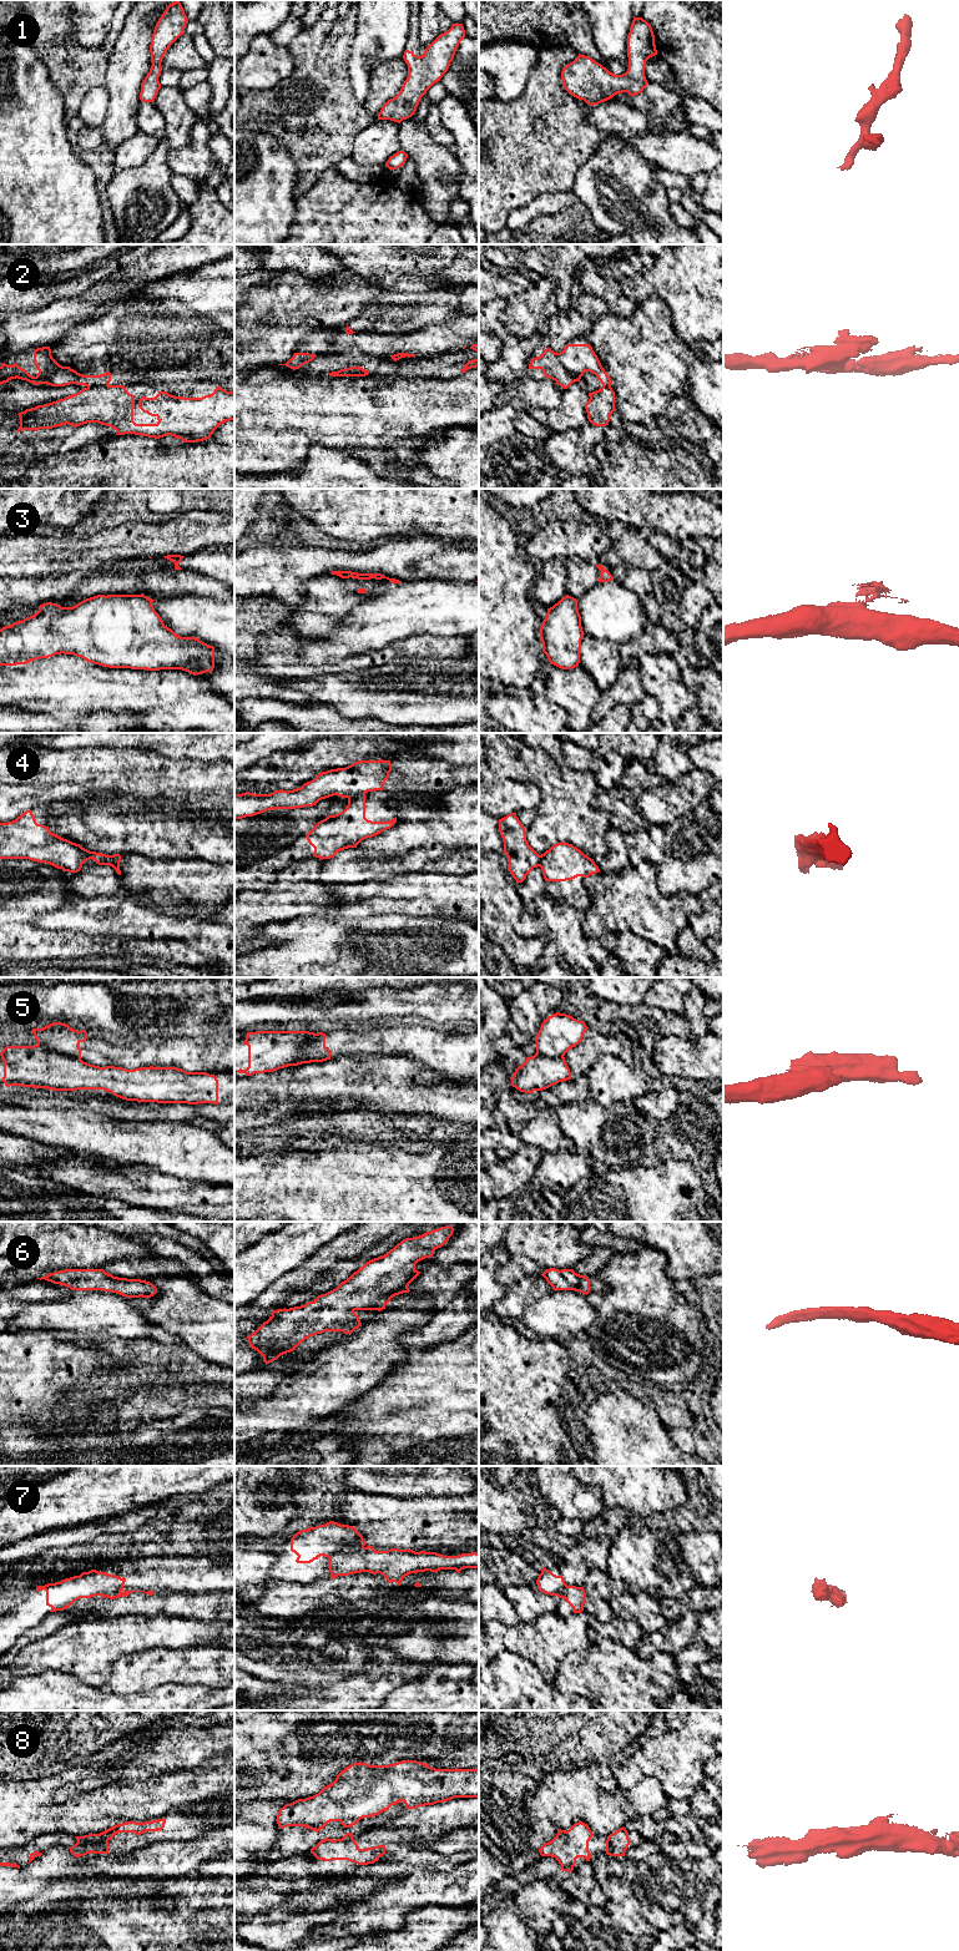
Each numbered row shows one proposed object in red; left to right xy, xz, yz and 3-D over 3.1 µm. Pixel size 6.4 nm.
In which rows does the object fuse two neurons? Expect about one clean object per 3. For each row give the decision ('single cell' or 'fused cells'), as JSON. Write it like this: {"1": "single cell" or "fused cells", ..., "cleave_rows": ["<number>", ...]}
{"1": "single cell", "2": "fused cells", "3": "fused cells", "4": "fused cells", "5": "fused cells", "6": "single cell", "7": "fused cells", "8": "fused cells", "cleave_rows": ["2", "3", "4", "5", "7", "8"]}

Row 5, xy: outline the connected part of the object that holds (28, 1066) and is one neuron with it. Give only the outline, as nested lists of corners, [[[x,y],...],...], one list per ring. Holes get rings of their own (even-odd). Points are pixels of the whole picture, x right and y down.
[[[40,1045],[34,1046],[6,1046],[0,1056],[4,1061],[2,1082],[6,1087],[21,1086],[47,1088],[52,1091],[77,1091],[77,1090],[104,1090],[126,1101],[157,1102],[157,1103],[213,1103],[218,1105],[218,1080],[207,1072],[187,1072],[177,1067],[140,1067],[127,1070],[122,1067],[100,1067],[84,1062],[82,1060],[52,1052]]]

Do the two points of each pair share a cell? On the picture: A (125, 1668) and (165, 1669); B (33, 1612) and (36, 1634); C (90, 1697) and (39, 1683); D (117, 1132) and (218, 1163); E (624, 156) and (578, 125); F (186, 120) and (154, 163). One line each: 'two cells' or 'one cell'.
A: one cell
B: two cells
C: one cell
D: one cell
E: two cells
F: two cells

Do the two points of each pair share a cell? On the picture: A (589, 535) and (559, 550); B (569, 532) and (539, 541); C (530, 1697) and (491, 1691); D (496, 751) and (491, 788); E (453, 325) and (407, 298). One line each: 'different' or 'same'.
A: same
B: same
C: same
D: different
E: same

